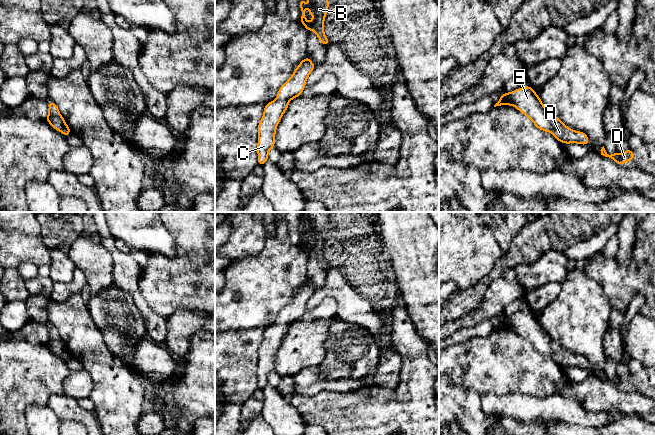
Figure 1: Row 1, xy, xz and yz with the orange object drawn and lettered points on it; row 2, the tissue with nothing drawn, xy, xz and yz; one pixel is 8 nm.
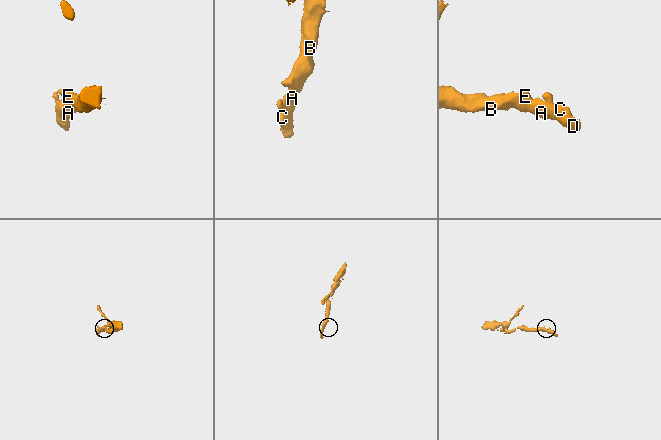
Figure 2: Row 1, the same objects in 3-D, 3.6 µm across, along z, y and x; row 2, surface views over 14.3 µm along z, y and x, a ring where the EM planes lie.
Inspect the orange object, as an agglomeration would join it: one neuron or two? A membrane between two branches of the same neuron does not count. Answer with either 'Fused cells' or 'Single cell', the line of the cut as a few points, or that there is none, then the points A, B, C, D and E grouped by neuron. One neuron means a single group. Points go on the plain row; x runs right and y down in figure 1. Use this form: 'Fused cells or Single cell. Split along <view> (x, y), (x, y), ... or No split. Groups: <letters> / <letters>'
Single cell. No split. Groups: A B C D E

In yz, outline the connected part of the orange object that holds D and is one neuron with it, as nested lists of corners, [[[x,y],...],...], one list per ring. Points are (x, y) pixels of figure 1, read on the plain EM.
[[[604,370],[602,371],[601,373],[601,379],[605,380],[605,381],[609,381],[611,383],[613,383],[615,386],[617,386],[620,390],[623,390],[624,387],[626,387],[627,384],[630,384],[630,385],[634,385],[634,378],[632,376],[632,373],[628,373],[626,374],[624,377],[622,377],[621,379],[619,379],[617,377],[617,375],[612,378],[612,379],[609,379]]]

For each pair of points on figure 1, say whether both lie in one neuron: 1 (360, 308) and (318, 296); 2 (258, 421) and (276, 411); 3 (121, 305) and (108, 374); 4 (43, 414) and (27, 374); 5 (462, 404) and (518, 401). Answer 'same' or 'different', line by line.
1: same
2: different
3: different
4: different
5: different

